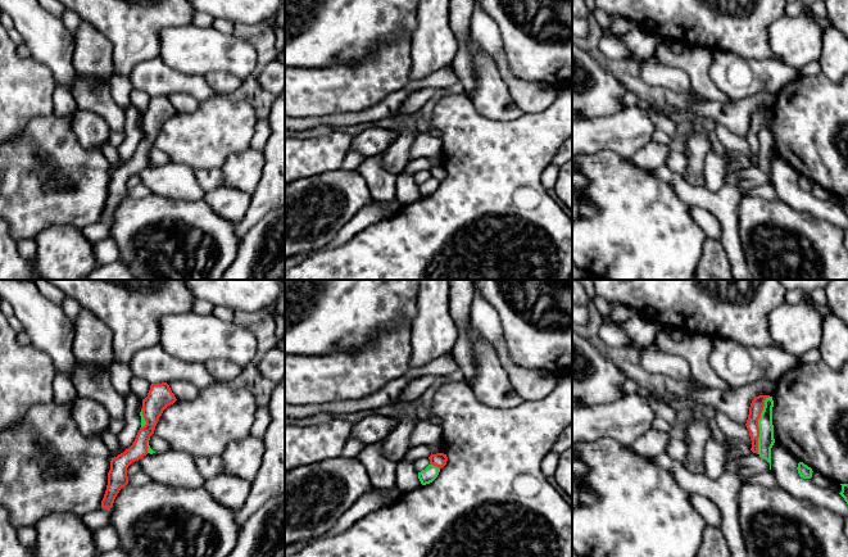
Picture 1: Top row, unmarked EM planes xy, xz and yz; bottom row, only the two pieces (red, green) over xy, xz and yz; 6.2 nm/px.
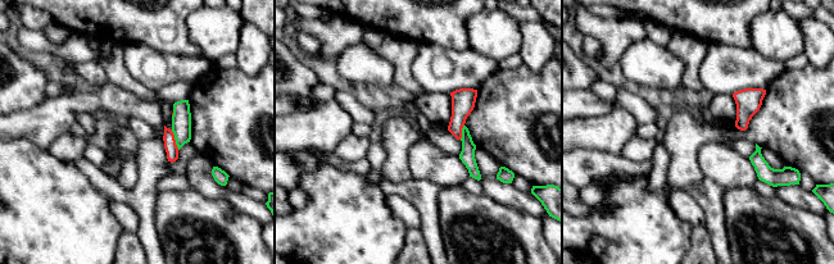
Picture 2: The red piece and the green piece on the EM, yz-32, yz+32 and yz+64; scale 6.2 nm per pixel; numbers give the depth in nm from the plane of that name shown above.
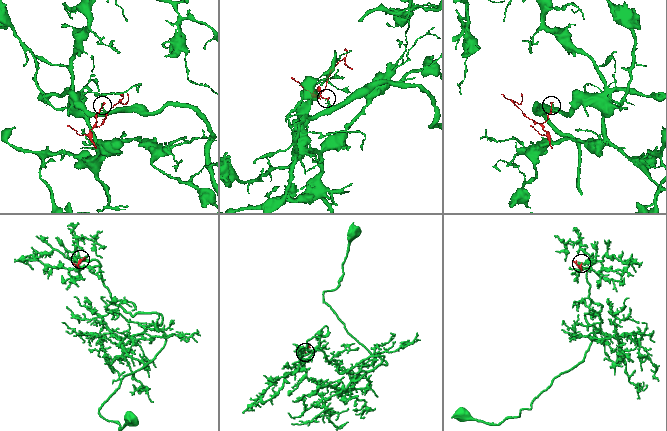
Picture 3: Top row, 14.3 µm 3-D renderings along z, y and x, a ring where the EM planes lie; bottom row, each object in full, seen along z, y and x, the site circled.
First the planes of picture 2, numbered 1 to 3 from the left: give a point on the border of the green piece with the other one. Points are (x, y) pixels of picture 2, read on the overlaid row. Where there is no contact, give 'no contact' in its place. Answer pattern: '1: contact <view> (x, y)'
1: contact yz-32 (175, 140)
2: contact yz+32 (461, 132)
3: no contact

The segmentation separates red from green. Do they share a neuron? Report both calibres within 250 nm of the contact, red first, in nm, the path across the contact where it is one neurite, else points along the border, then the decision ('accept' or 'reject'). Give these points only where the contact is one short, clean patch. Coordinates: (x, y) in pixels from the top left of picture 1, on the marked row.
calibres 90 and 100 nm; border yz (769, 395), (758, 420), (757, 453); reject

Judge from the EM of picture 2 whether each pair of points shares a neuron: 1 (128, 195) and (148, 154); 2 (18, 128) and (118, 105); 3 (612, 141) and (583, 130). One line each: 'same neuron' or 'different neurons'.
1: same neuron
2: same neuron
3: same neuron

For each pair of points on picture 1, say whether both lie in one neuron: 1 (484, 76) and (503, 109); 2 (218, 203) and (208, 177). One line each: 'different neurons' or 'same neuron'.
1: same neuron
2: different neurons

